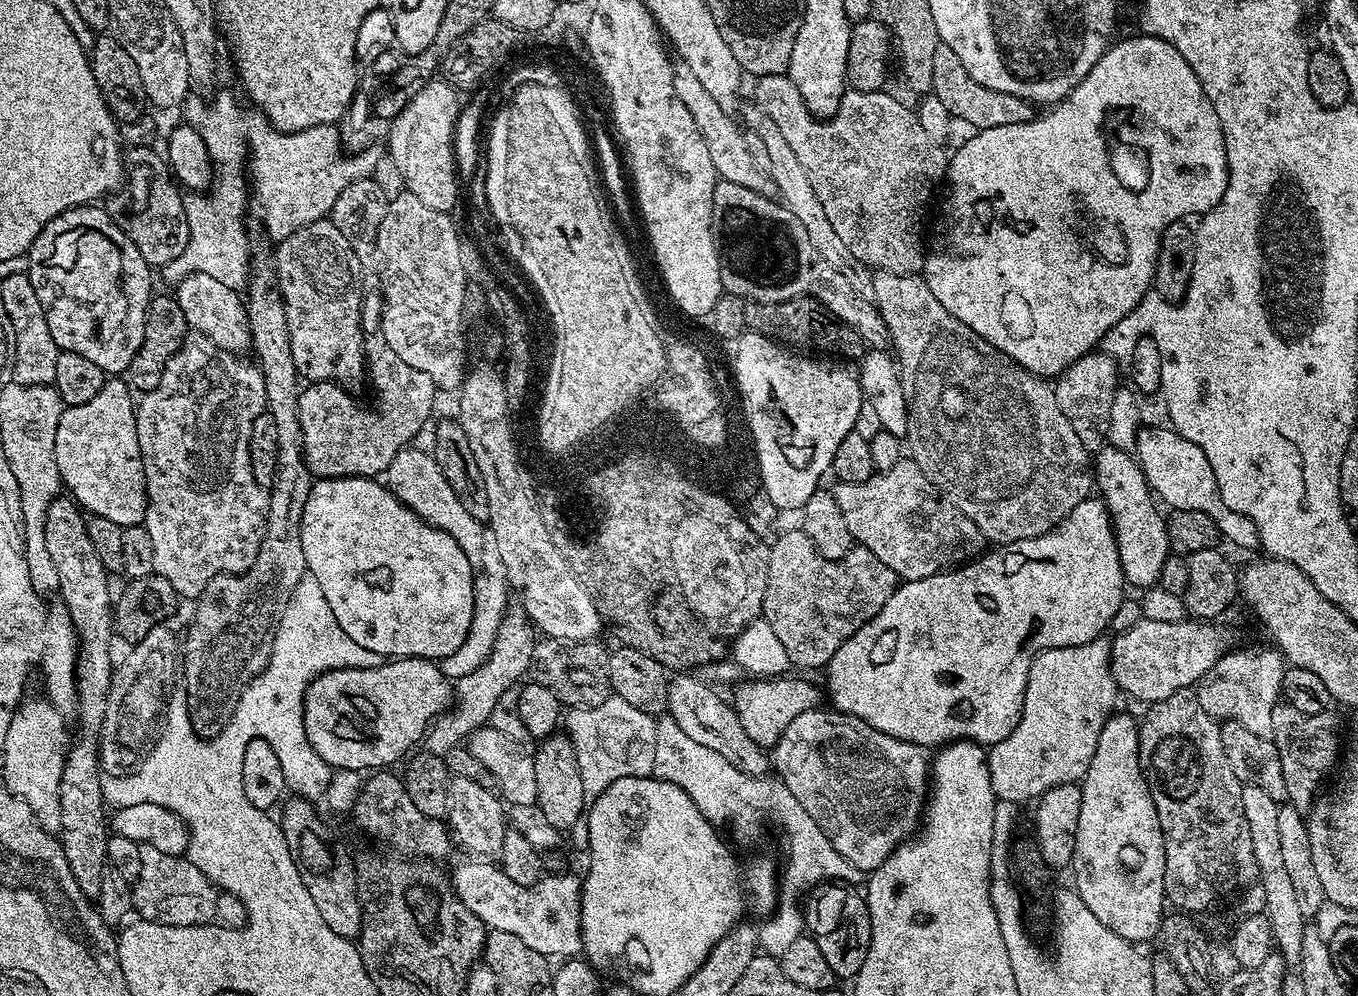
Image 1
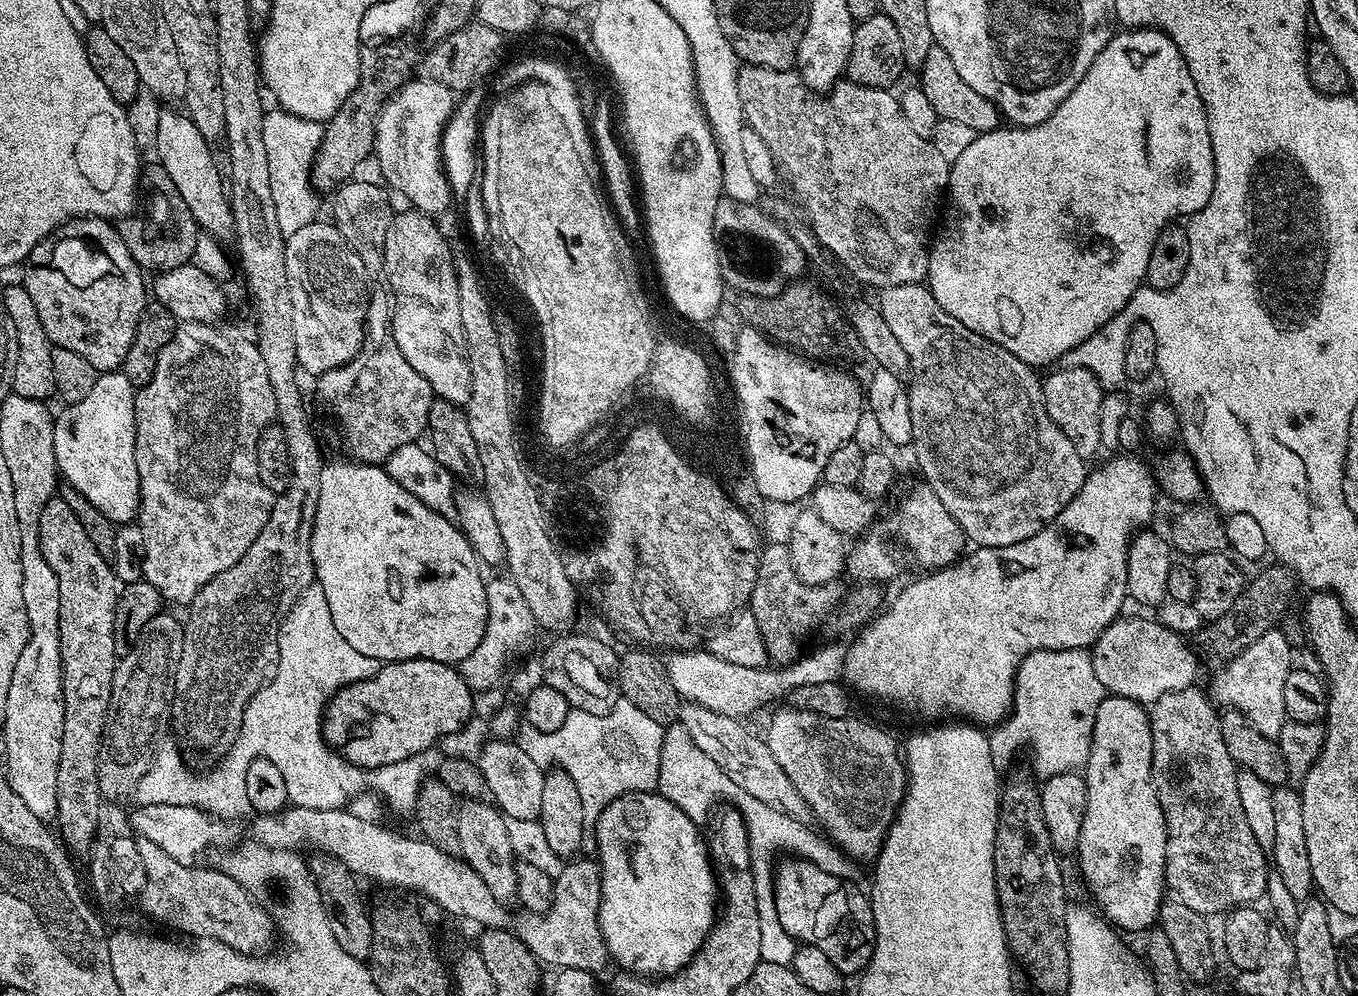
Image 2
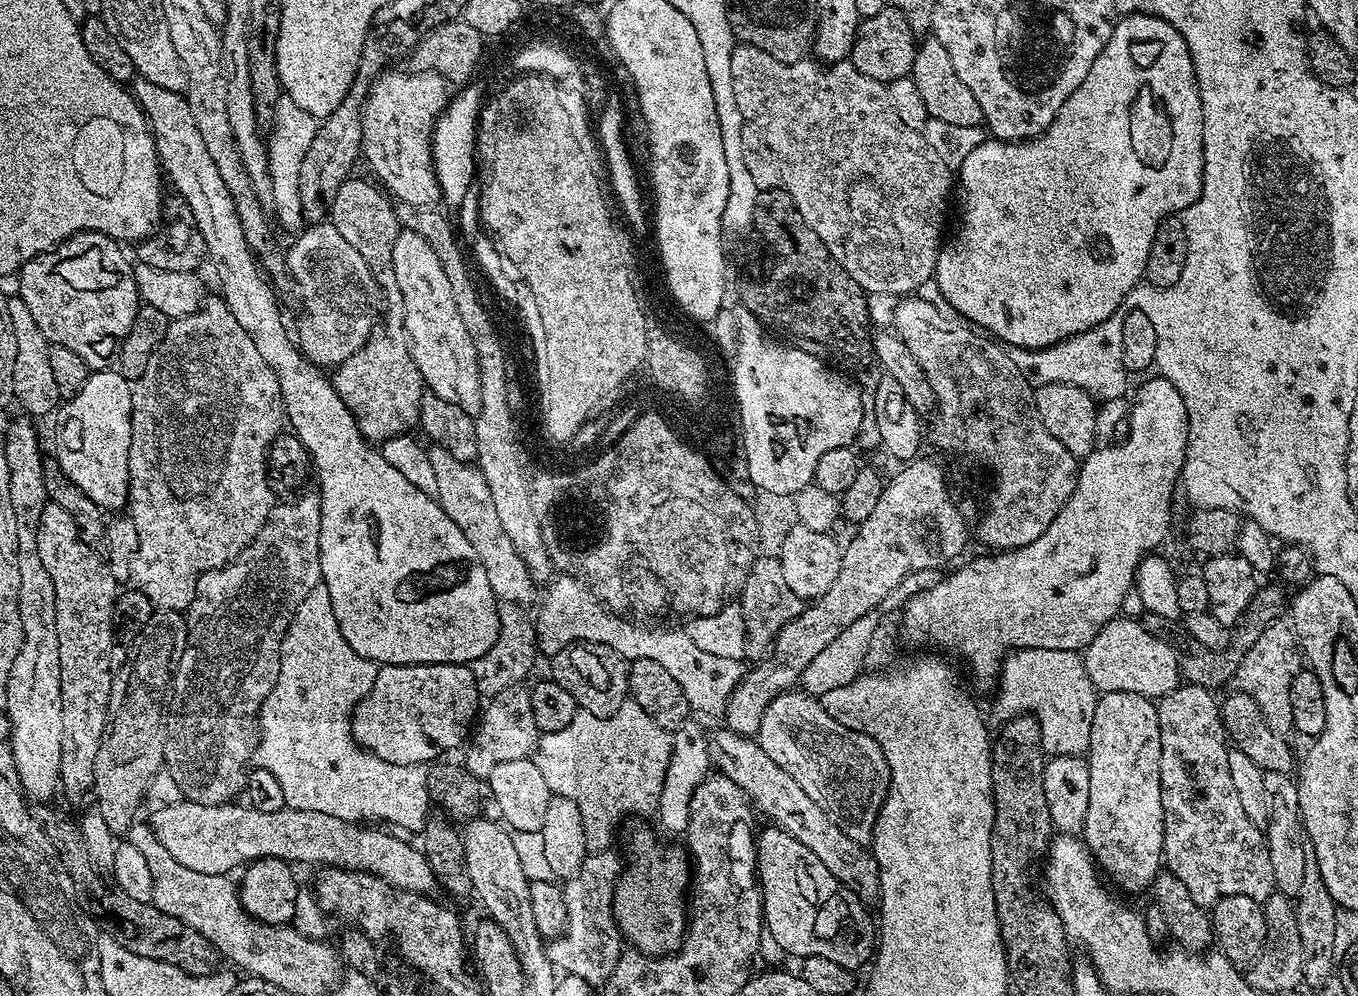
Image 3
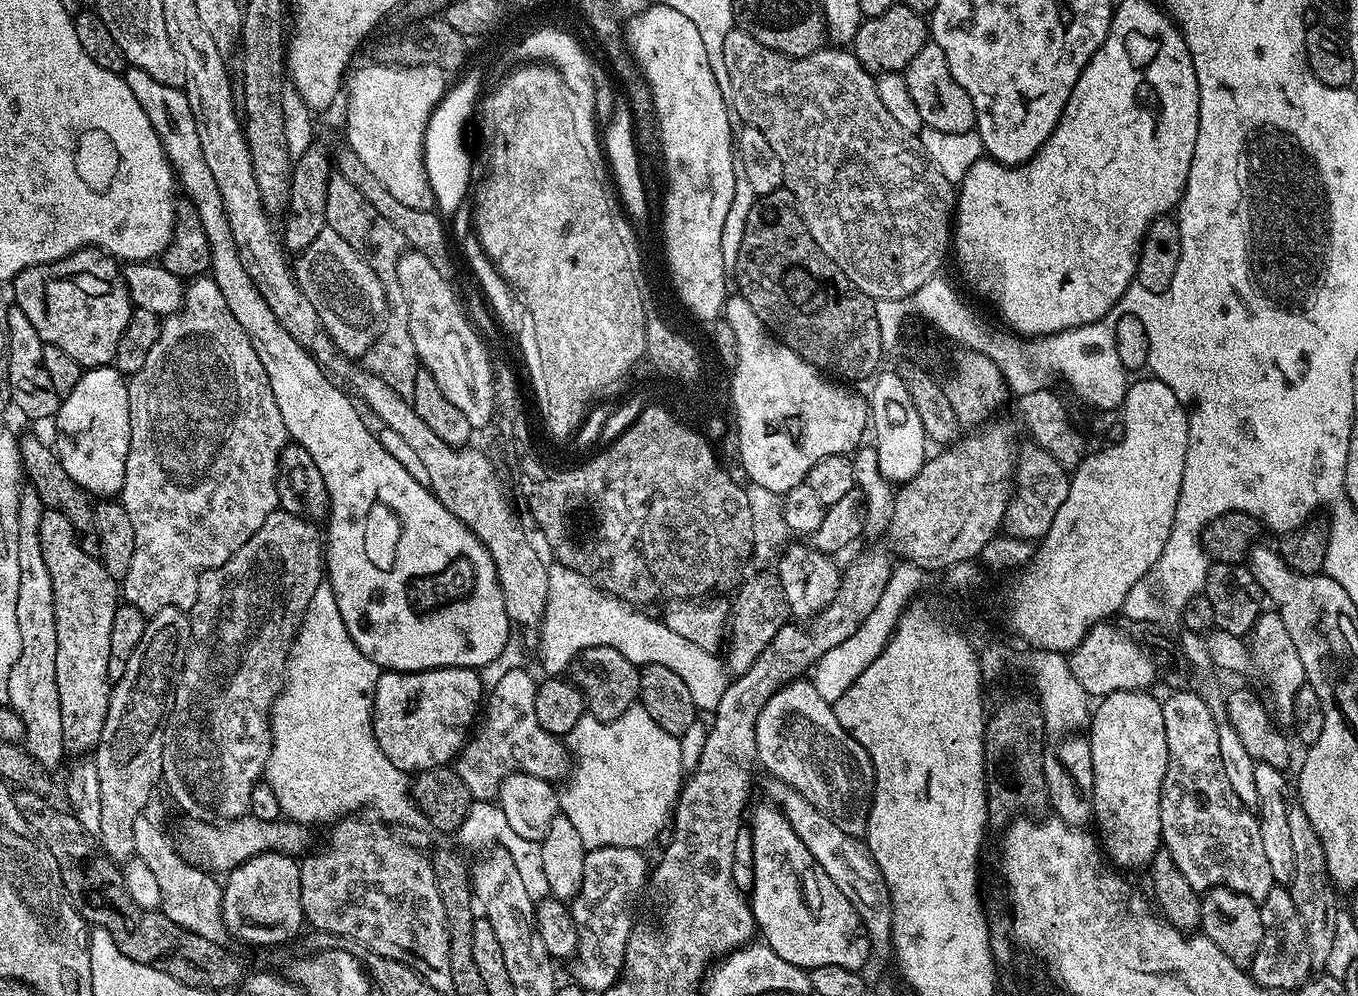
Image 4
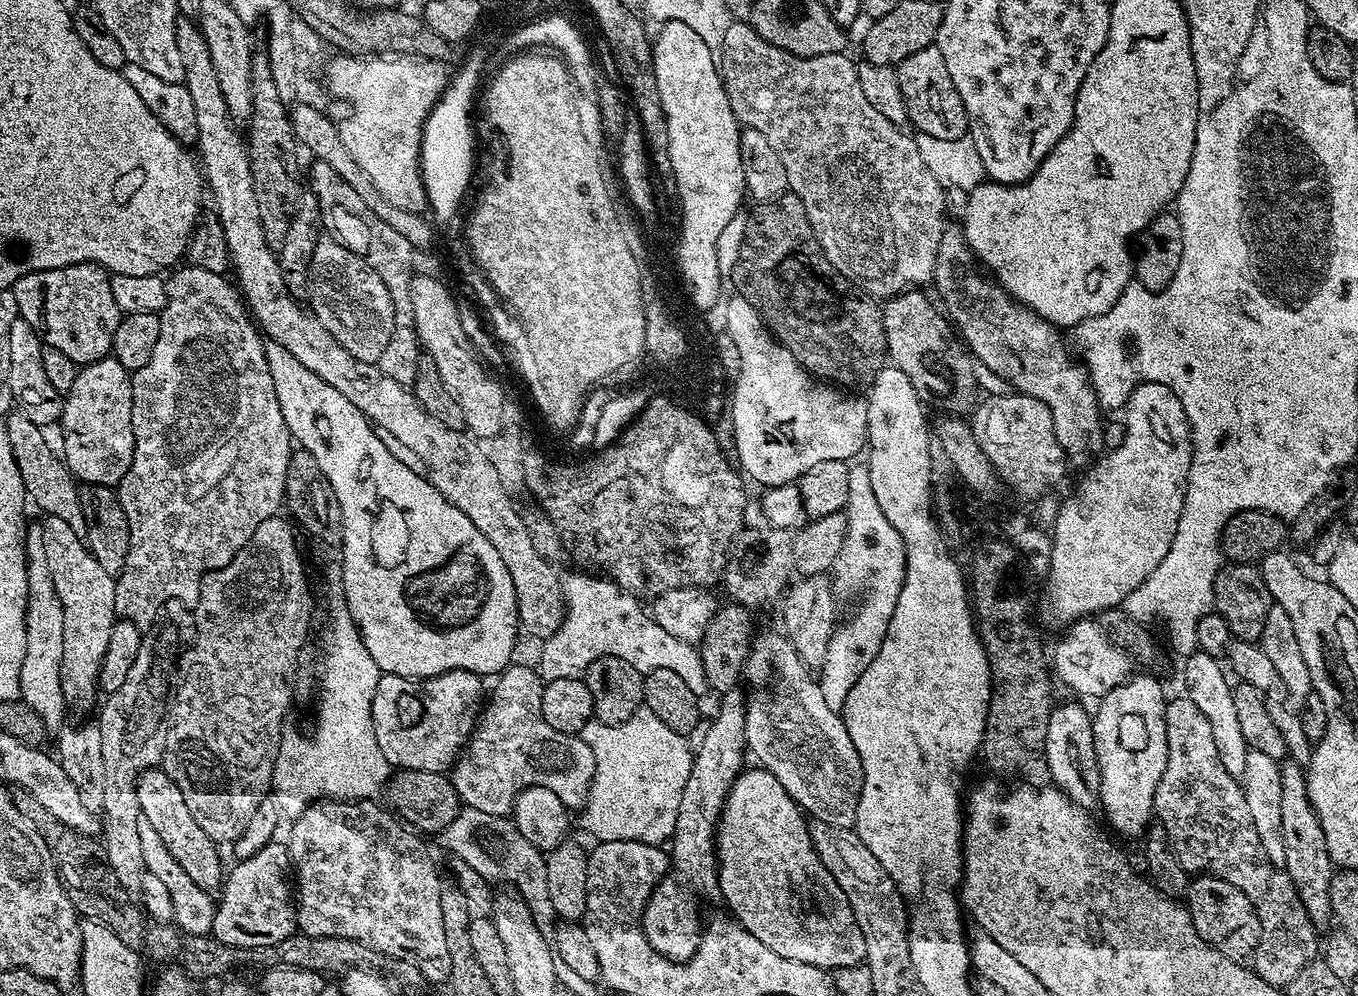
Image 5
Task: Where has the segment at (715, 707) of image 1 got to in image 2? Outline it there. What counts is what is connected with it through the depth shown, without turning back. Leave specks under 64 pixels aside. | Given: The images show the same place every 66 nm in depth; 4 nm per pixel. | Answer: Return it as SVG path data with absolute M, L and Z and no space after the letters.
M687 701L680 708L678 721L694 739L704 754L709 755L718 768L722 770L736 786L753 794L754 798L782 809L797 819L807 819L810 814L808 804L798 792L786 772L779 766L777 758L771 753L768 742L760 735L754 734L741 719L730 718L707 710L701 704Z

